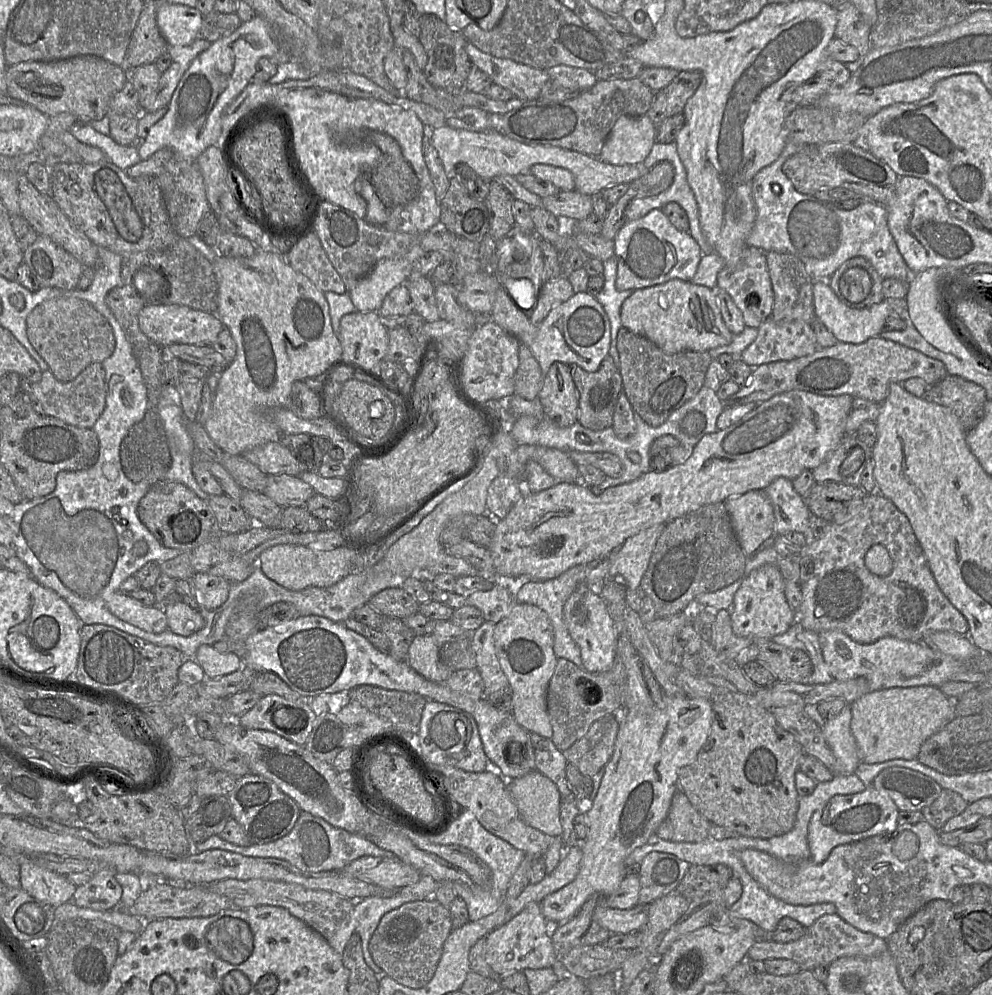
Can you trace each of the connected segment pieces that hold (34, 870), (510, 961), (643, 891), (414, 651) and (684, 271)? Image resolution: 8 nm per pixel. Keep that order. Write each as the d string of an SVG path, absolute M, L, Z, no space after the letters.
M21 863L21 887L43 903L57 907L70 901L76 885L66 875L42 868L34 863Z
M530 903L517 916L486 936L486 962L501 977L528 968L548 967L557 969L562 976L565 976L561 959L554 949L551 934L552 927L543 916L540 904Z
M650 852L643 859L638 877L640 892L638 905L650 904L676 890L690 864L673 854Z
M417 635L408 649L406 662L427 680L445 682L454 671L440 659L439 648L433 635Z
M653 209L637 220L627 221L617 233L614 239L614 247L615 256L617 257L615 286L620 291L647 288L663 284L672 279L691 281L703 255L694 238L688 232L677 230L662 209Z

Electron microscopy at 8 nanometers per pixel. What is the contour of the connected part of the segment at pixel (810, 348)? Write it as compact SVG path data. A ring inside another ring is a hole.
M768 318L757 328L757 332L756 339L739 356L751 368L791 361L818 350L812 326L802 321L775 322Z

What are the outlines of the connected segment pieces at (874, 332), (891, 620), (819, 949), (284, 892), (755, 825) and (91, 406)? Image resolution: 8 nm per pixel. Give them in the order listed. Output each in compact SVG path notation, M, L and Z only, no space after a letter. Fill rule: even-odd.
M814 280L814 312L818 320L835 336L838 342L861 344L883 332L887 318L910 318L905 298L884 298L880 303L857 309L845 305L834 293L826 280Z
M879 493L866 494L859 502L853 502L847 508L845 519L830 522L826 534L821 539L804 545L798 555L801 558L802 603L796 611L796 620L806 630L817 634L838 630L861 644L870 644L883 637L921 641L926 635L937 631L968 636L965 617L939 589L907 517ZM877 544L886 548L892 561L892 570L886 576L878 576L865 566L867 551Z
M826 914L817 919L806 929L805 934L796 941L781 943L769 938L756 940L747 953L753 960L789 959L797 963L801 971L813 971L819 966L830 966L835 960L843 957L875 957L888 950L888 941L876 935L858 930L843 920L839 914Z
M225 879L207 885L217 894L228 897L237 908L248 908L261 905L285 908L291 915L302 920L318 932L332 947L342 954L352 934L356 933L354 904L351 900L325 890L311 890L299 884L282 881Z
M733 701L711 703L712 720L708 738L696 759L678 770L679 789L711 824L729 829L736 835L772 838L789 832L798 810L795 773L805 755L803 748L790 732L777 723L770 710Z
M93 363L72 381L61 382L48 369L42 372L40 381L32 383L32 392L43 414L80 428L92 428L105 408L105 371L102 363Z

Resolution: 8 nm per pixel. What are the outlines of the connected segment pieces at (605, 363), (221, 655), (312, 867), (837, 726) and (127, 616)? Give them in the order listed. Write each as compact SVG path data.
M608 354L592 373L575 364L568 367L579 393L577 421L592 431L611 427L617 398L622 391L622 377L611 356Z
M202 644L194 659L204 670L206 678L218 678L243 667L243 658L236 652L219 652L213 645Z
M305 811L300 812L292 830L275 841L264 844L252 844L246 847L232 844L222 839L219 835L212 835L205 841L195 844L192 853L200 853L212 849L236 852L249 857L277 858L285 860L306 872L342 870L349 863L363 856L395 858L392 852L379 848L368 838L336 828L324 819Z
M848 704L839 715L826 721L822 727L824 738L836 759L835 775L854 774L861 763L857 743L851 732L851 719L852 712Z
M117 591L106 603L108 610L117 618L150 633L168 629L167 618L159 605L146 606L129 593Z

